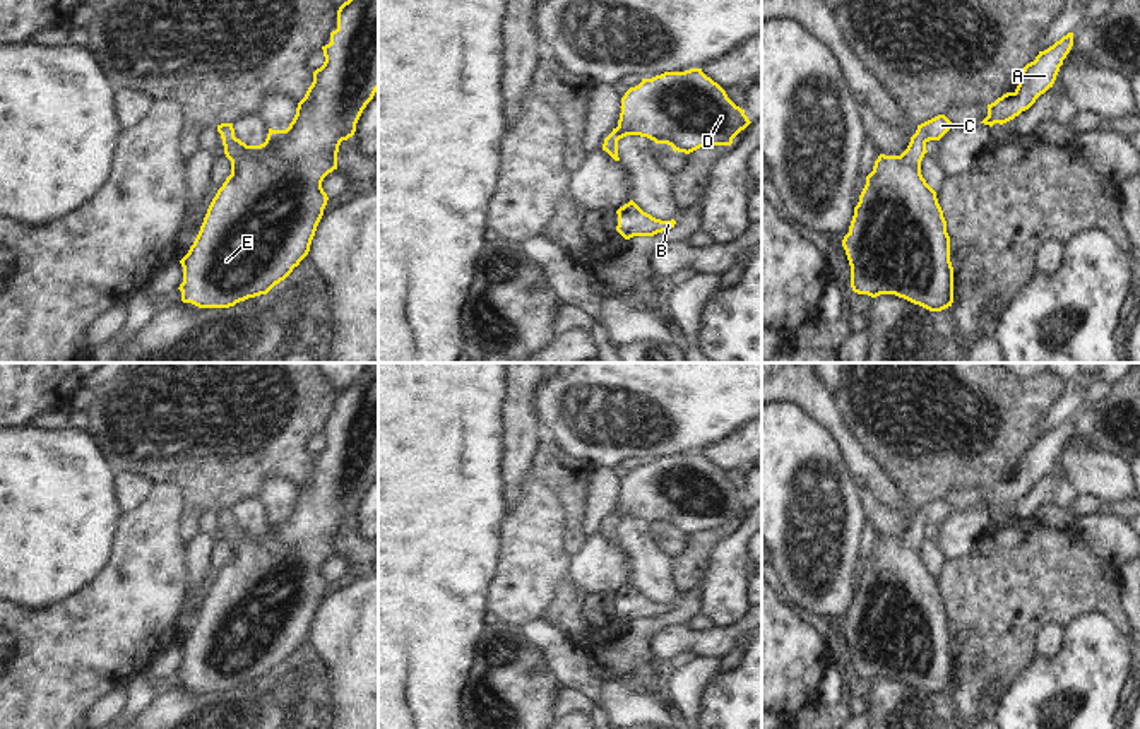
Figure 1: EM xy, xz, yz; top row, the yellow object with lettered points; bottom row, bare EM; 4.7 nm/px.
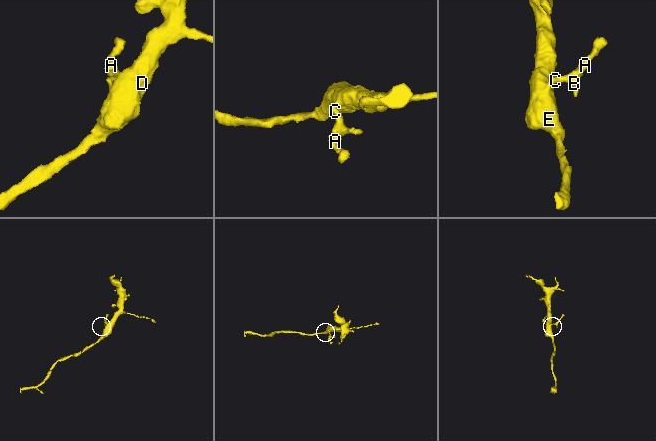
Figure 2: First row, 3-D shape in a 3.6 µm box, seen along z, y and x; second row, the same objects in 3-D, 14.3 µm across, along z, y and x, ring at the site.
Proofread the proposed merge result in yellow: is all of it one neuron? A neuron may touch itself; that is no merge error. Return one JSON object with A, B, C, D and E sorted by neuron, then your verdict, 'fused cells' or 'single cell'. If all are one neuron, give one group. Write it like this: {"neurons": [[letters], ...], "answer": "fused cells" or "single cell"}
{"neurons": [["A", "B", "C", "D", "E"]], "answer": "single cell"}

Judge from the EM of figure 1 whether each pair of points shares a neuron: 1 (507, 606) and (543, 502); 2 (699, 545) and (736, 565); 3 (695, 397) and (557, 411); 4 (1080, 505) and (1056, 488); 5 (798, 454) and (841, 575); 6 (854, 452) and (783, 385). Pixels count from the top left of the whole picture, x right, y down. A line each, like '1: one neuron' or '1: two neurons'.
1: one neuron
2: two neurons
3: one neuron
4: two neurons
5: one neuron
6: one neuron

